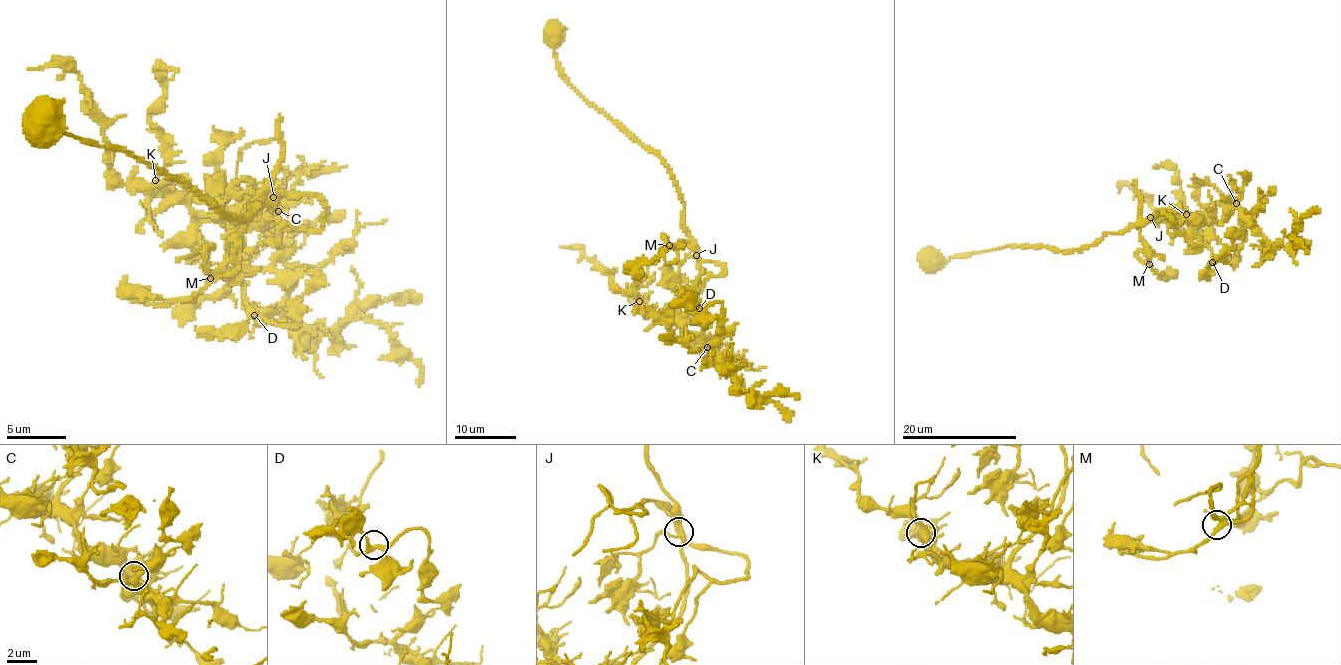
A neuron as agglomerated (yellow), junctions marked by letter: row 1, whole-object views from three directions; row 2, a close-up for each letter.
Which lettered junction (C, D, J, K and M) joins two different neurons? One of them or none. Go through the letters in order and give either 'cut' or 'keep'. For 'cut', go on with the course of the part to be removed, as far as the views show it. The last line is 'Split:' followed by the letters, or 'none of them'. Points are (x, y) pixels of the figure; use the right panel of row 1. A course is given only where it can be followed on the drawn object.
C: keep
D: keep
J: cut | (1151, 218), (1163, 219), (1176, 207), (1189, 236), (1208, 248), (1209, 264), (1233, 246), (1226, 235)
K: keep
M: keep
Split: J

